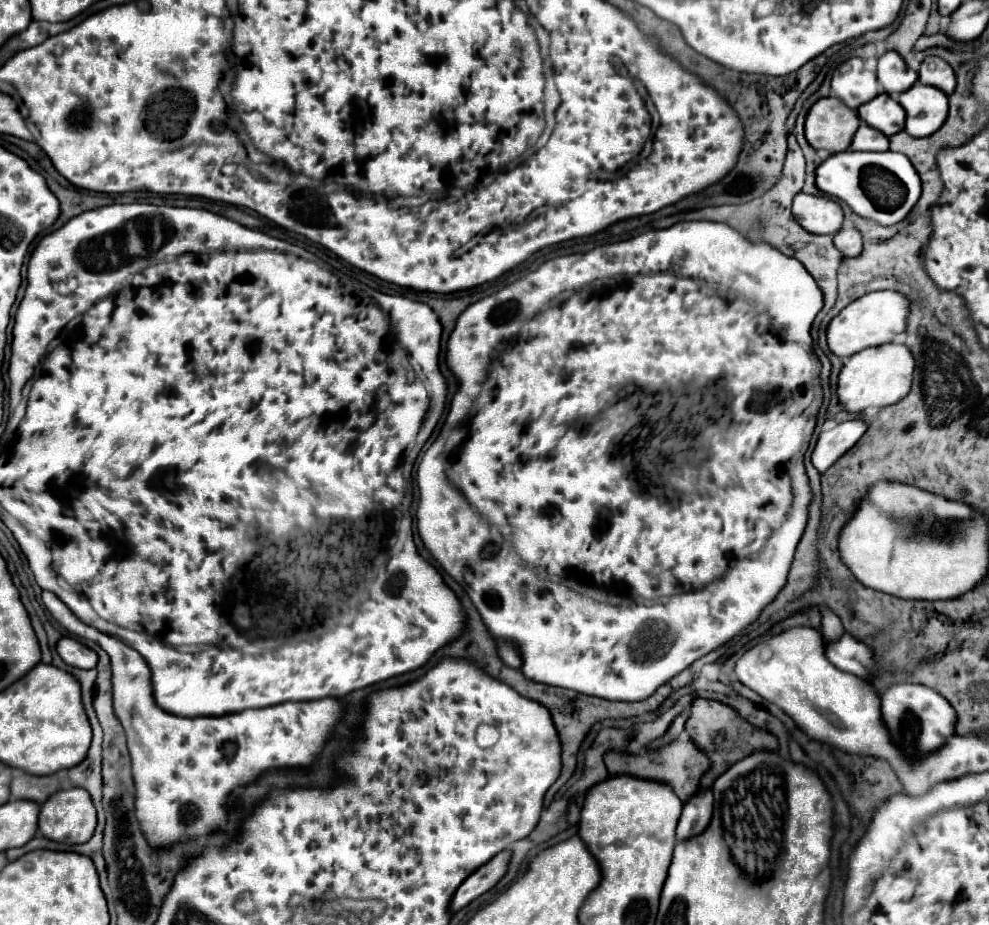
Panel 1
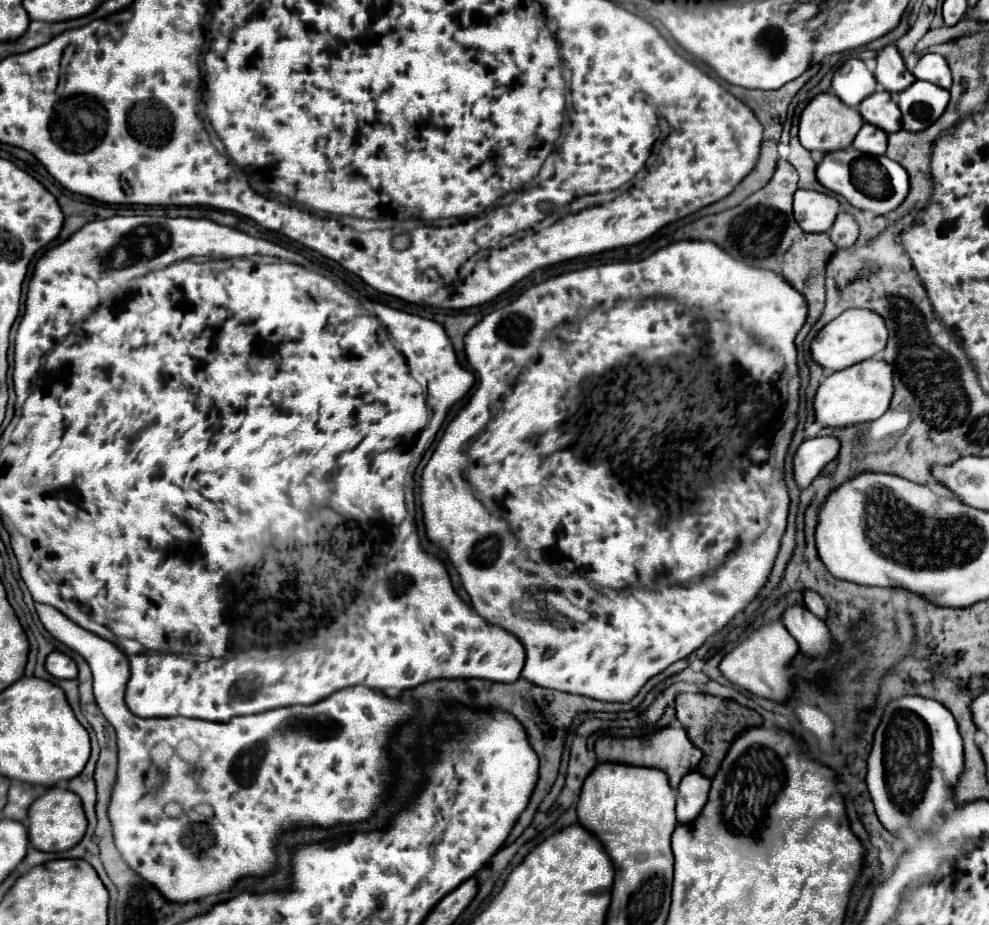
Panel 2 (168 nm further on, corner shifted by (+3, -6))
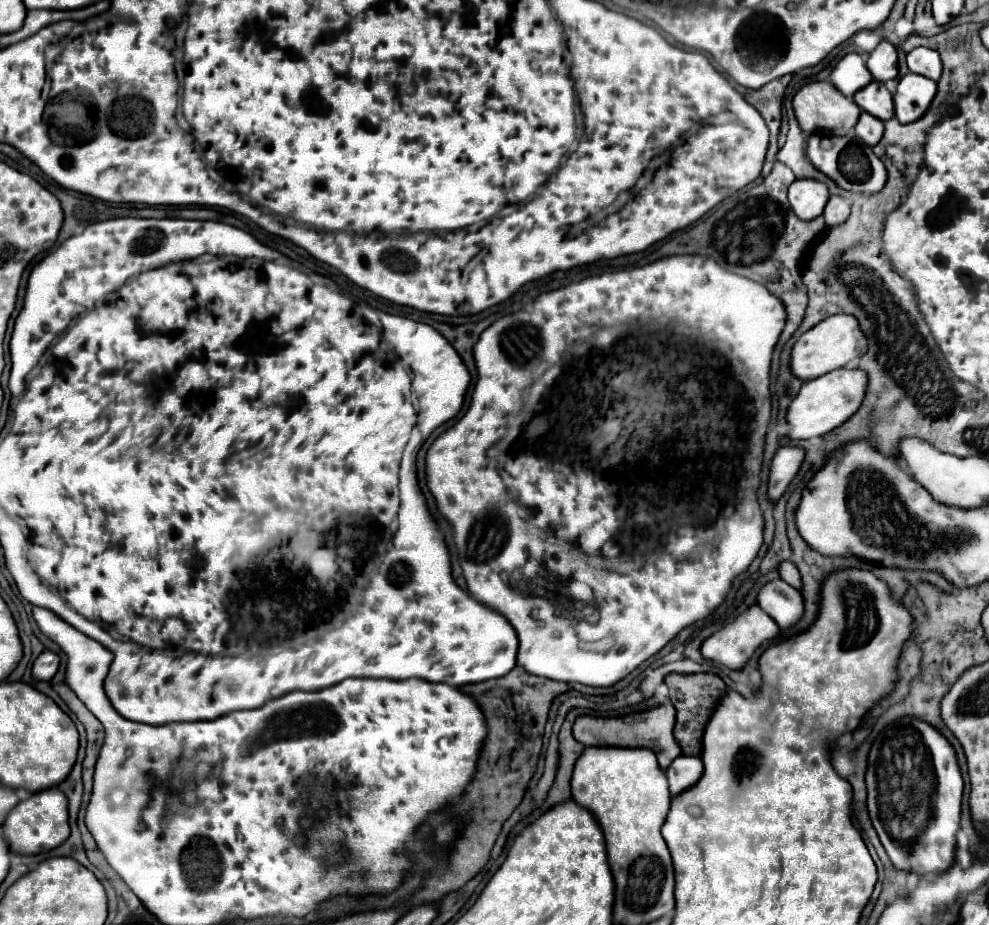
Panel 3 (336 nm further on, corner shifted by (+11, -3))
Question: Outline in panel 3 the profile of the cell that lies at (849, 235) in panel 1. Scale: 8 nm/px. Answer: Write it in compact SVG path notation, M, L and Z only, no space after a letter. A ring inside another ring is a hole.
M830 195L826 207L824 207L824 219L826 219L826 225L838 225L838 223L844 223L850 215L850 203L840 197L840 195Z

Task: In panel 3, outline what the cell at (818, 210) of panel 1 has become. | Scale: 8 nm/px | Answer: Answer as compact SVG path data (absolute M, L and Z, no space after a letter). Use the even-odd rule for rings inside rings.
M796 179L788 191L788 201L792 209L804 221L822 215L828 197L828 187L816 179Z

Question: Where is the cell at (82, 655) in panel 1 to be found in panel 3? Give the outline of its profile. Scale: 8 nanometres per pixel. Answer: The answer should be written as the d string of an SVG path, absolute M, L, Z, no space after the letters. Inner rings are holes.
M46 649L34 661L34 665L32 665L32 677L36 681L50 681L56 675L58 665L60 665L60 657L56 653L52 653L52 651Z

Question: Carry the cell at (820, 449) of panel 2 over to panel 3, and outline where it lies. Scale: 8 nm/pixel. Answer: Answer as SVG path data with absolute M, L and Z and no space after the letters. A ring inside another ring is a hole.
M782 447L772 459L770 467L770 479L768 479L768 497L772 503L776 503L782 493L788 489L790 481L798 473L798 467L804 459L804 449L800 447Z

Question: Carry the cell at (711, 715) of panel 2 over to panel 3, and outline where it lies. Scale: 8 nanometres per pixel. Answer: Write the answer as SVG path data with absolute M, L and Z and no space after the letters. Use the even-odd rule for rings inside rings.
M670 673L666 677L666 685L670 689L670 701L676 707L676 725L674 725L674 737L678 745L682 747L684 755L694 755L700 757L702 753L702 735L706 721L716 707L720 695L726 693L724 681L714 675L714 673L692 673L692 675L682 675L682 673Z

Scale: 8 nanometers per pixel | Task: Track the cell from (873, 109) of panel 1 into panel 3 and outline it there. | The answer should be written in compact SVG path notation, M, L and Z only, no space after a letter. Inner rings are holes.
M872 81L872 83L868 83L864 89L860 89L860 91L854 95L854 101L856 101L856 105L858 105L862 111L878 117L880 121L886 121L886 119L890 119L890 117L894 115L892 95L890 95L890 91L886 89L886 85L880 83L880 81Z

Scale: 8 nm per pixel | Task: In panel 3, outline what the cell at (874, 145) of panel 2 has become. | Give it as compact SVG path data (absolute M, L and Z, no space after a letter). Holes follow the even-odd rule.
M862 113L858 123L856 123L856 135L870 147L874 147L880 139L882 139L882 133L884 133L884 123L868 113Z

